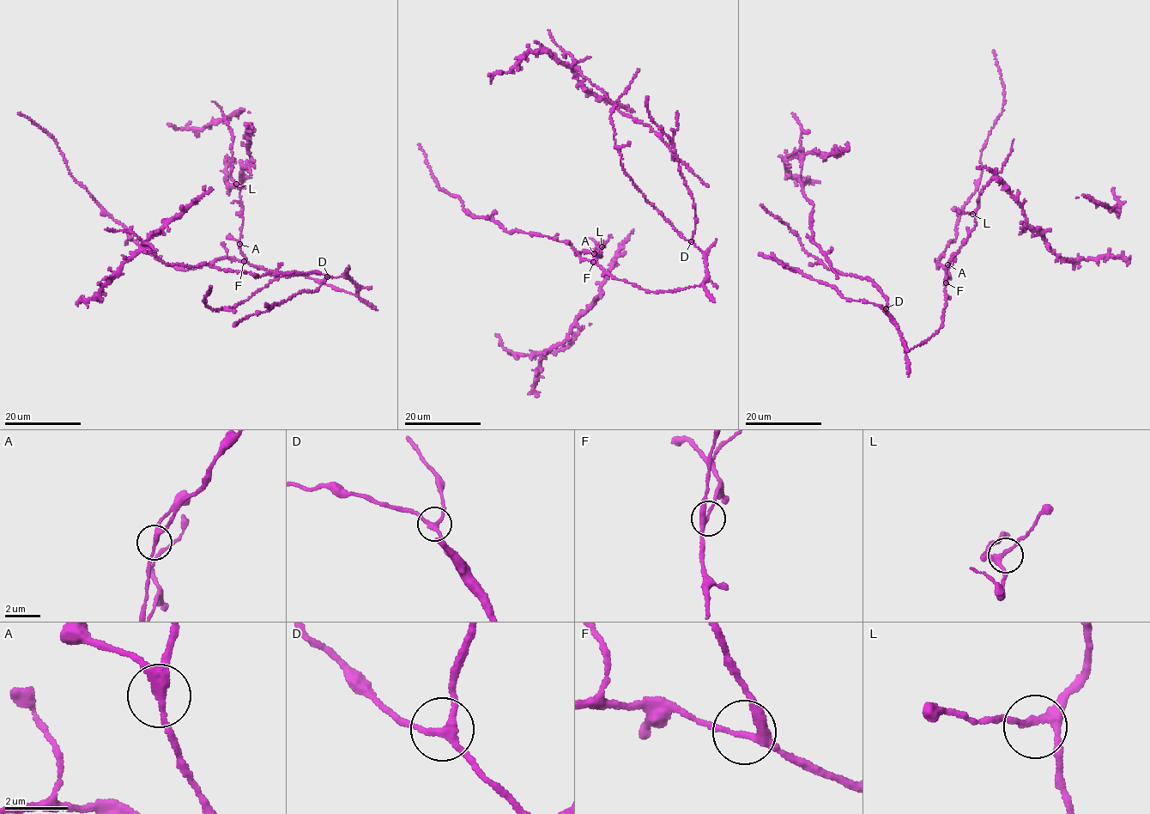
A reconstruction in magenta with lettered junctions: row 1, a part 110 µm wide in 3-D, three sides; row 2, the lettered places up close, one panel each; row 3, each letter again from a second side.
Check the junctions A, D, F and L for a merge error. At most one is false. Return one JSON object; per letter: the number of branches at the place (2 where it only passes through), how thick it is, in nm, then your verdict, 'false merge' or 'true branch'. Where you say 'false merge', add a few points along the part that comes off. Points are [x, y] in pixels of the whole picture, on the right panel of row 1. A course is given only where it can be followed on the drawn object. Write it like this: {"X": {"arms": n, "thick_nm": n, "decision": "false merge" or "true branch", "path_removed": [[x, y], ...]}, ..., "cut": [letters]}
{"A": {"arms": 3, "thick_nm": 240, "decision": "true branch"}, "D": {"arms": 3, "thick_nm": 220, "decision": "true branch"}, "F": {"arms": 3, "thick_nm": 200, "decision": "true branch"}, "L": {"arms": 3, "thick_nm": 220, "decision": "true branch"}, "cut": []}

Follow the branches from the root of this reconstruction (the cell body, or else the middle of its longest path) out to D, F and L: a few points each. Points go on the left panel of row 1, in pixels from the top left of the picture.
D: (312, 278), (344, 291), (357, 294), (355, 282), (342, 276), (327, 276)
F: (312, 278), (270, 271), (244, 261)
L: (312, 278), (270, 271), (246, 261), (239, 246), (242, 209), (236, 184)

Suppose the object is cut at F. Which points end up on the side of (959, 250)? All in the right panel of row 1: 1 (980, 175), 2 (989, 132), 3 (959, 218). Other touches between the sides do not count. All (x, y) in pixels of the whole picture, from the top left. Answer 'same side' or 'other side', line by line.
1: other side
2: other side
3: other side

